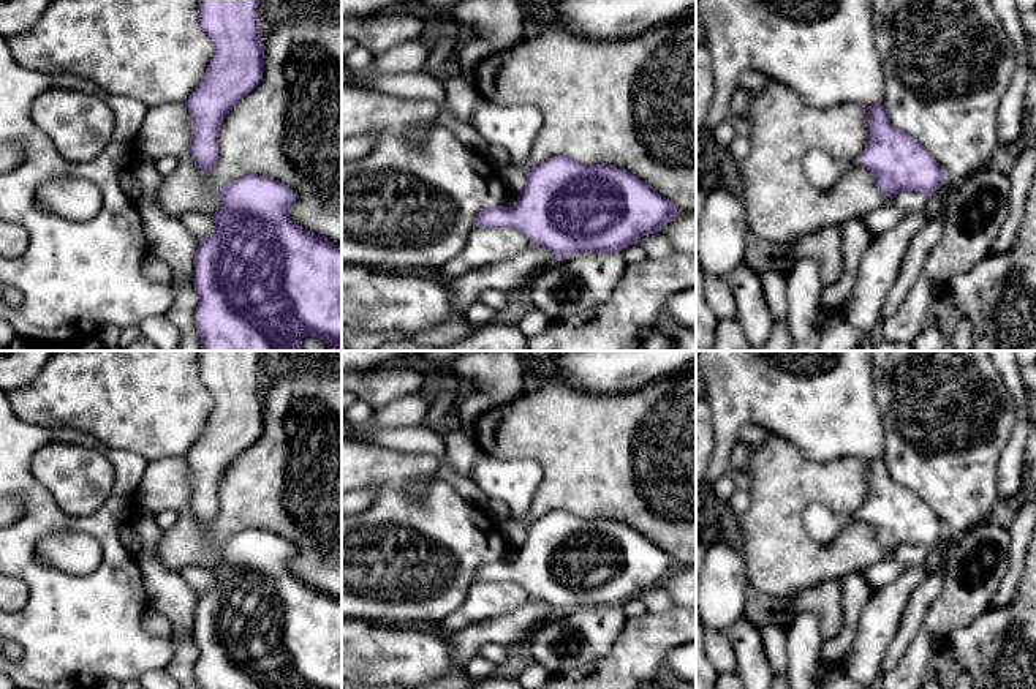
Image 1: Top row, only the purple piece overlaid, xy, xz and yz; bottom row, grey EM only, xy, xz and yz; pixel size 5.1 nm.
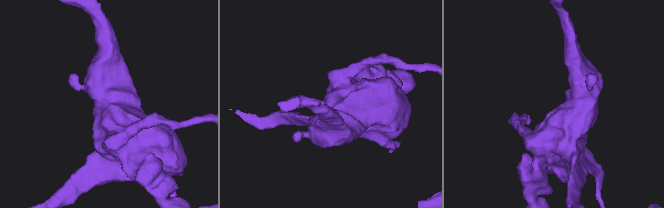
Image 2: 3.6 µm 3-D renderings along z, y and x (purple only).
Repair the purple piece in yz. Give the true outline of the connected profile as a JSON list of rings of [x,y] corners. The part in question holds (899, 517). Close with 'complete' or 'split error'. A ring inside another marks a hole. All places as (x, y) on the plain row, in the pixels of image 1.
[[[884,458],[867,460],[870,495],[851,515],[832,512],[815,503],[803,512],[803,526],[819,545],[832,544],[851,521],[865,521],[875,531],[878,544],[894,553],[898,545],[935,548],[944,526],[933,509],[913,490],[897,484]]] | split error

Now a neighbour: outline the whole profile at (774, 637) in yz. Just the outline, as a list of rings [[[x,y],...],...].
[[[777,624],[762,627],[764,653],[769,659],[772,673],[786,672],[788,667],[788,634],[786,629]]]

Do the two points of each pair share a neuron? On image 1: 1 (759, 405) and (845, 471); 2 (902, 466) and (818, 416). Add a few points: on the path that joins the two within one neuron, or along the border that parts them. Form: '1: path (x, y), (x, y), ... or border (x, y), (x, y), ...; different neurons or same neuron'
1: border (796, 448), (812, 460), (865, 460); different neurons
2: border (881, 419), (884, 457); different neurons

